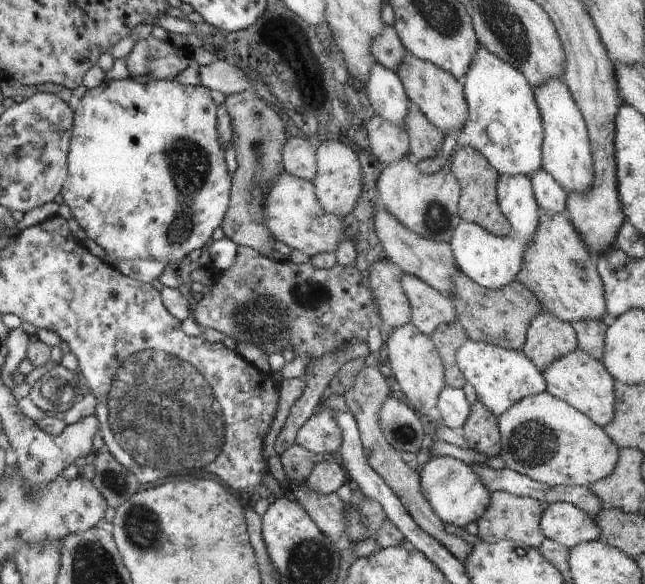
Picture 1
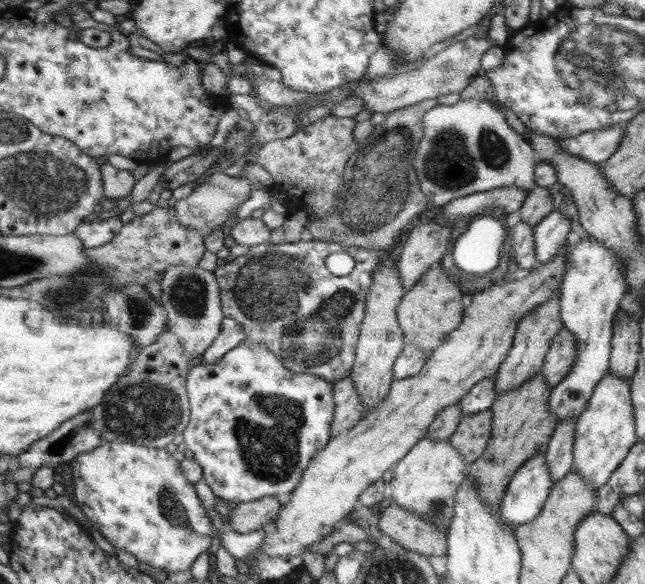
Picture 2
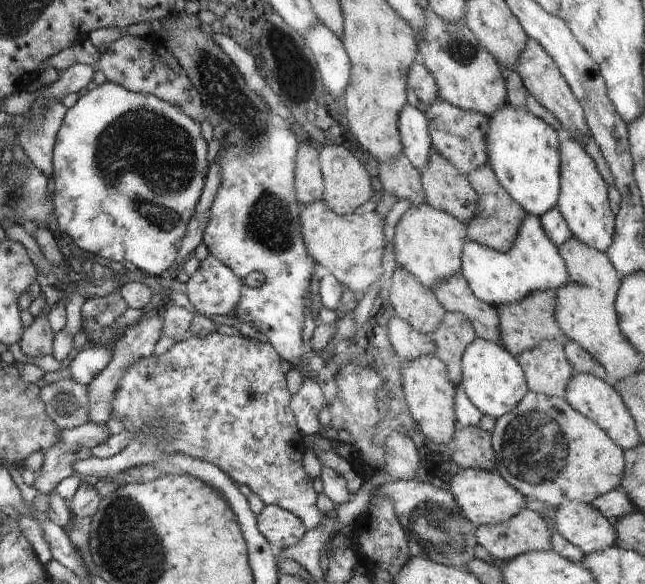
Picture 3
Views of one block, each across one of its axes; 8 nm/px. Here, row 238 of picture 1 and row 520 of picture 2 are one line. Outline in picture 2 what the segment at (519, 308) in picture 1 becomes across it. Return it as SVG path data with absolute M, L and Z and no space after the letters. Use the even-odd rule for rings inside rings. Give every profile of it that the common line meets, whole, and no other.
M390 504L381 512L378 526L384 536L404 548L427 557L443 556L447 554L447 532L439 531L435 523L396 504Z

